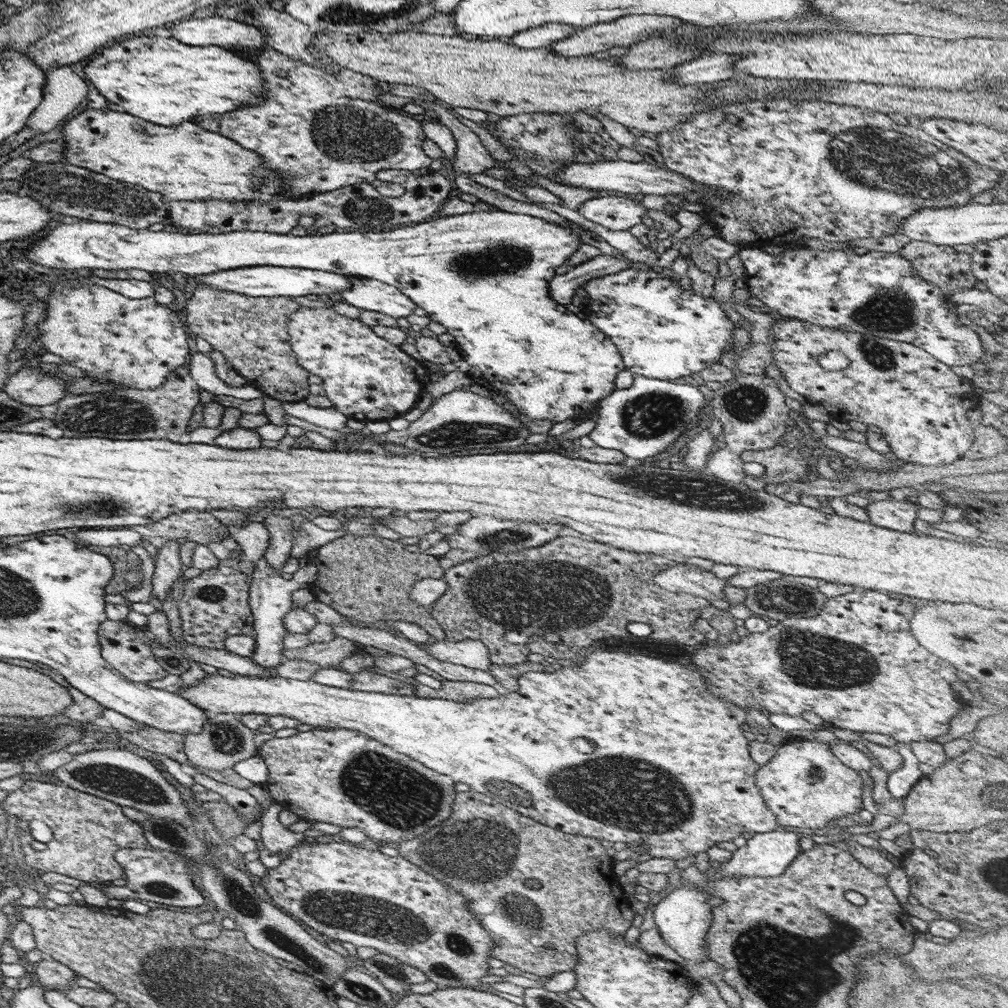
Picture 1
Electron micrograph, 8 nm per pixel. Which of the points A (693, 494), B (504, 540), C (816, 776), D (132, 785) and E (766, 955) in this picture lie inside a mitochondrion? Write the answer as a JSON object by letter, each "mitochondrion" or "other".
{"A":"mitochondrion","B":"mitochondrion","C":"mitochondrion","D":"mitochondrion","E":"mitochondrion"}

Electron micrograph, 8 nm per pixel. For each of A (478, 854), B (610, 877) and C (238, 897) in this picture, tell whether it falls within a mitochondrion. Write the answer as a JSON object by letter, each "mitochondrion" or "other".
{"A":"mitochondrion","B":"other","C":"mitochondrion"}

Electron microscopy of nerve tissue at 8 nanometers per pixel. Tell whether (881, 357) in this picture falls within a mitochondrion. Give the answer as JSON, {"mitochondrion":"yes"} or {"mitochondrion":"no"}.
{"mitochondrion":"yes"}

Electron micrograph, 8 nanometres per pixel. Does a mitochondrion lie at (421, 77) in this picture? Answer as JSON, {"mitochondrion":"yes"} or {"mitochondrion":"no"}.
{"mitochondrion":"no"}

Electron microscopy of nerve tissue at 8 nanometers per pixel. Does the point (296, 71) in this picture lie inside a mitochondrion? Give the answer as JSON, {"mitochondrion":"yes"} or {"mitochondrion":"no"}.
{"mitochondrion":"no"}

